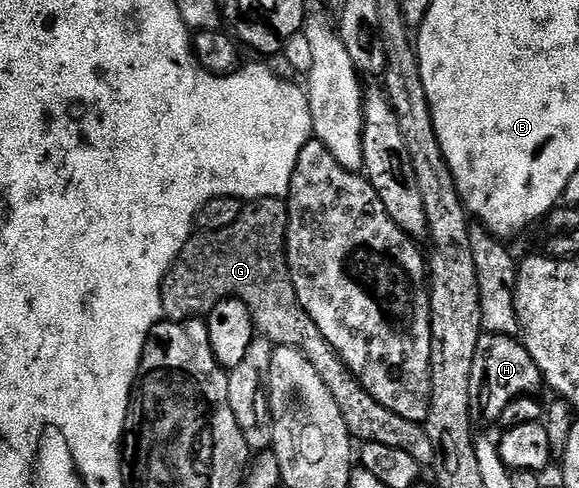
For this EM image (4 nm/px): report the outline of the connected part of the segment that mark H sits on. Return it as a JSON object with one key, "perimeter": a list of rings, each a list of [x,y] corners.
{"perimeter":[[[484,334],[476,346],[470,375],[470,419],[475,425],[494,424],[509,403],[518,397],[529,397],[543,387],[542,371],[528,354],[521,339],[512,336]]]}

